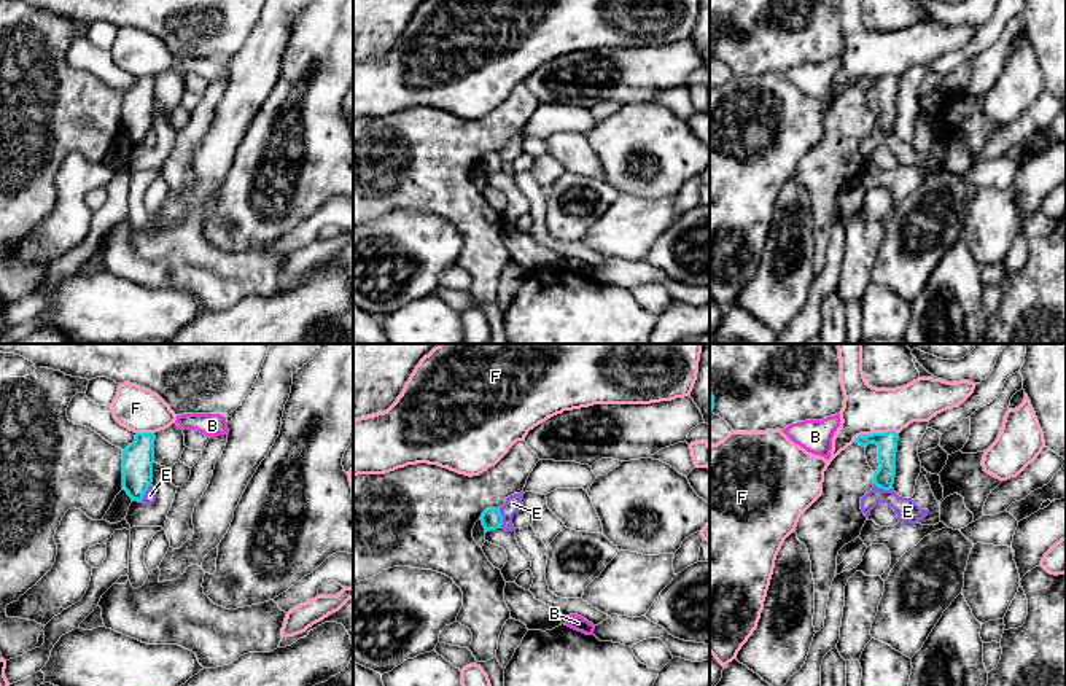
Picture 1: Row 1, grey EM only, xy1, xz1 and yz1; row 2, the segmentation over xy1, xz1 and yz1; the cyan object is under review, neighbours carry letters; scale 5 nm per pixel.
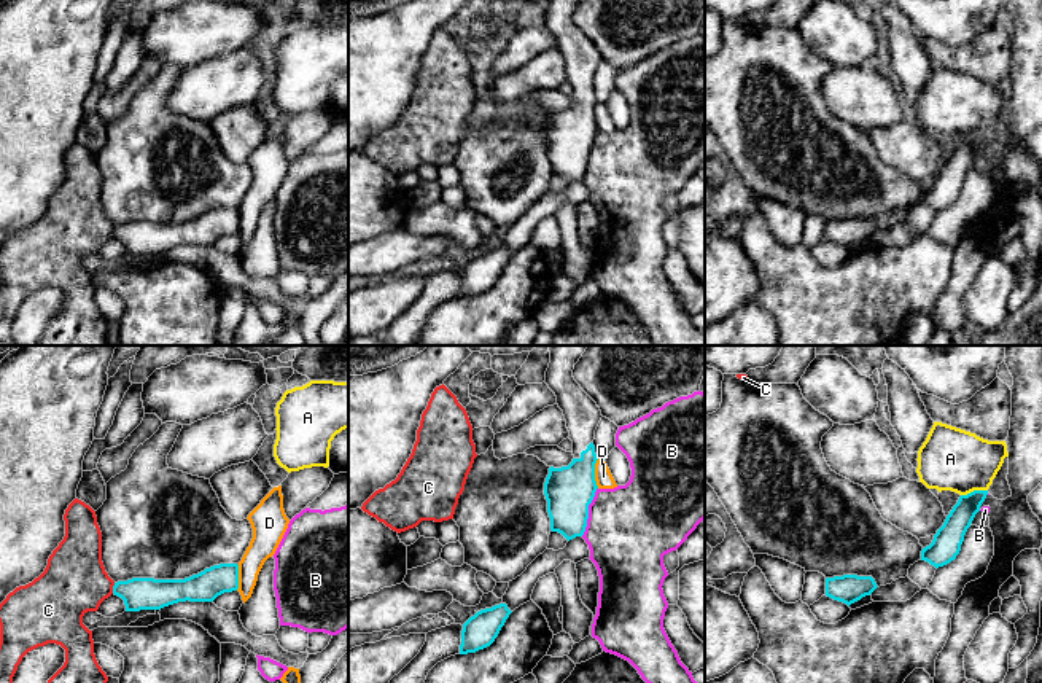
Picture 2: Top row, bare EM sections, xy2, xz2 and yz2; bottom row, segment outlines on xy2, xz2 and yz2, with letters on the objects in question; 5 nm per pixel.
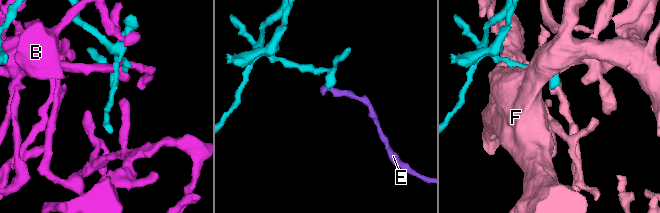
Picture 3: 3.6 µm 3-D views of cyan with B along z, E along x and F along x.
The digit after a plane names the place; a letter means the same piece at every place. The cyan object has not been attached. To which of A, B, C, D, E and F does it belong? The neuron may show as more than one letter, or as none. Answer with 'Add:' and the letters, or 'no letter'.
Add: no letter

